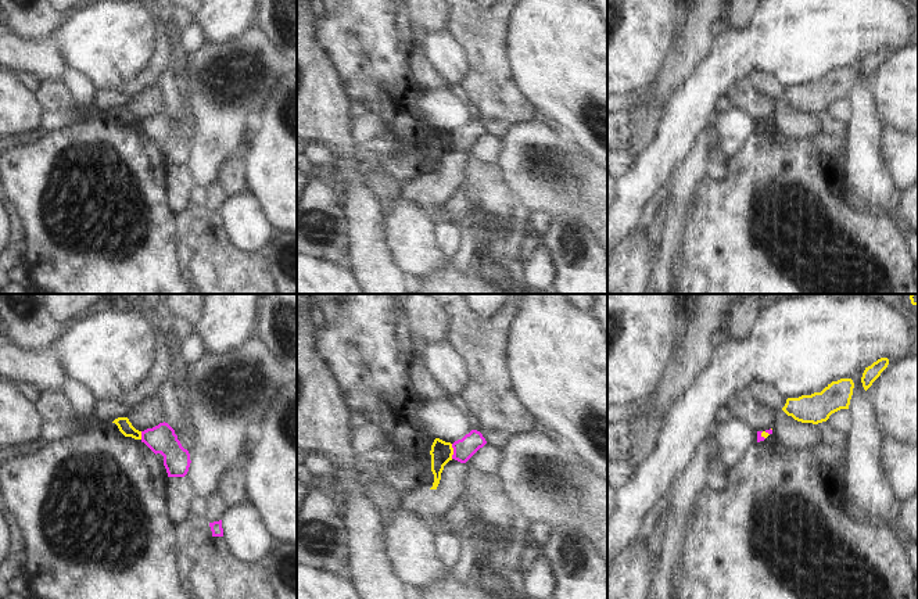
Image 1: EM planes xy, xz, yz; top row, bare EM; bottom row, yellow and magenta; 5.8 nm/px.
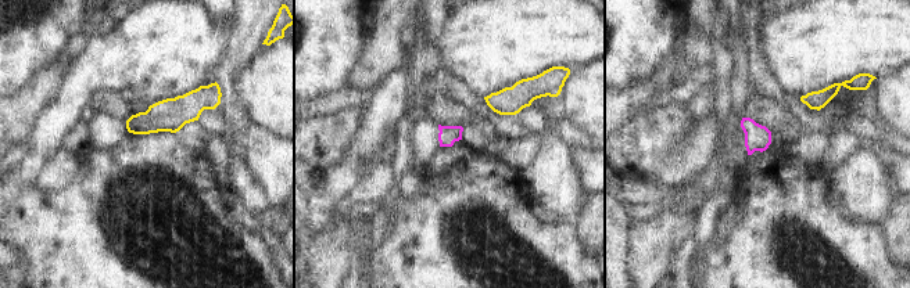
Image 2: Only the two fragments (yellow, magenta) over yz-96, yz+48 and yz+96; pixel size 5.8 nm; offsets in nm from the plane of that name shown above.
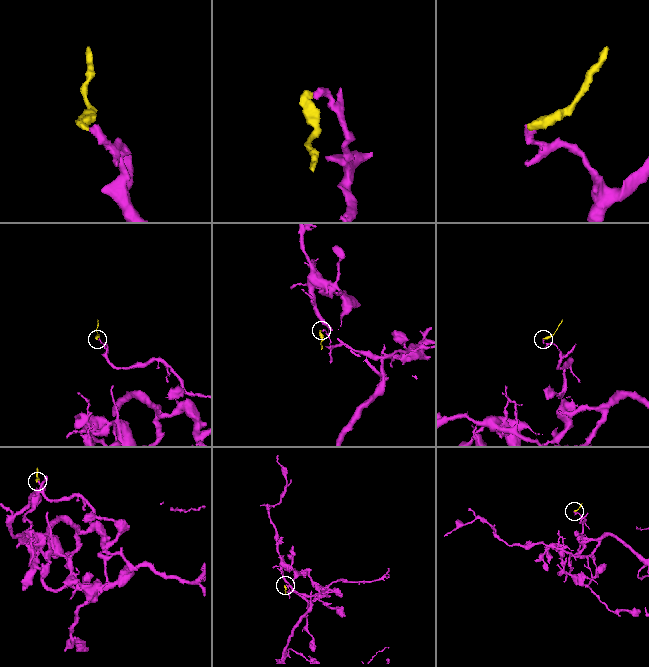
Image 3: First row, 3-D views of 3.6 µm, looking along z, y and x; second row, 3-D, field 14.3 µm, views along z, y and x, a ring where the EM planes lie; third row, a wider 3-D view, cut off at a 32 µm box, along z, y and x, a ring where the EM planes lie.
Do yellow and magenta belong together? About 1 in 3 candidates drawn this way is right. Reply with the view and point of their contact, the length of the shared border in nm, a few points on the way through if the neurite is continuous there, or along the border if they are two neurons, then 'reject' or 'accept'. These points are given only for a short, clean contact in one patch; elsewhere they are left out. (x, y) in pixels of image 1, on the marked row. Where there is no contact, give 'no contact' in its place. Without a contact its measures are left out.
meets yellow in xz at (452, 451); contact 90 nm long; border along xz (451, 444), (452, 458); reject

